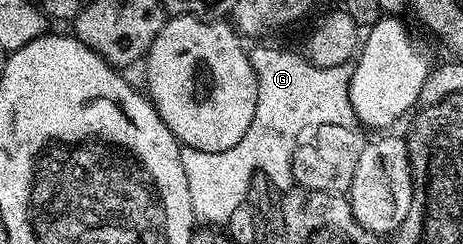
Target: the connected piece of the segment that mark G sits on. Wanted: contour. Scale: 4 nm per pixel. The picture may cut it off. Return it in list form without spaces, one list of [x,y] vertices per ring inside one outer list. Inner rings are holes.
[[[267,43],[256,45],[259,46],[249,53],[257,75],[257,107],[249,131],[245,131],[235,149],[224,153],[196,149],[187,149],[185,153],[185,183],[189,183],[189,199],[193,203],[196,222],[203,227],[218,226],[218,221],[227,221],[235,213],[234,207],[227,205],[223,198],[223,180],[235,181],[240,177],[243,180],[239,185],[240,194],[245,195],[251,190],[251,180],[258,173],[269,180],[287,177],[287,167],[293,163],[295,149],[312,130],[329,124],[350,127],[356,124],[349,99],[350,64],[317,67],[302,52],[270,49]]]

